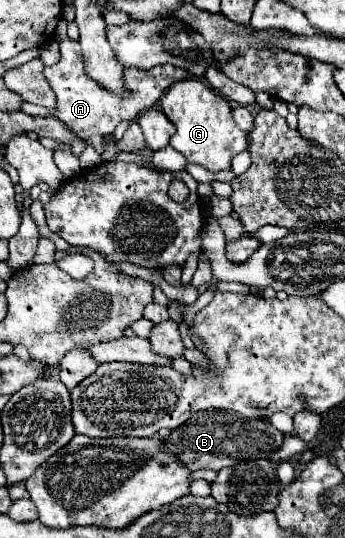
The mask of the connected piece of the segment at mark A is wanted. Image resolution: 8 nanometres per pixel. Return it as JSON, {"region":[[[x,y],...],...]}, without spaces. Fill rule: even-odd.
{"region":[[[60,19],[58,29],[56,29],[56,41],[60,45],[60,61],[52,67],[44,67],[44,77],[58,95],[58,111],[54,113],[72,133],[76,133],[82,139],[90,139],[92,135],[112,135],[116,125],[120,121],[134,121],[140,117],[142,111],[152,109],[158,99],[164,95],[164,91],[170,87],[170,83],[186,79],[188,71],[178,69],[174,65],[158,65],[148,71],[134,69],[134,67],[124,67],[124,85],[126,91],[130,93],[128,97],[118,97],[116,93],[110,93],[108,89],[102,89],[102,85],[96,85],[94,79],[90,79],[84,71],[84,61],[82,61],[82,49],[78,41],[72,41],[66,35],[66,19]]]}

